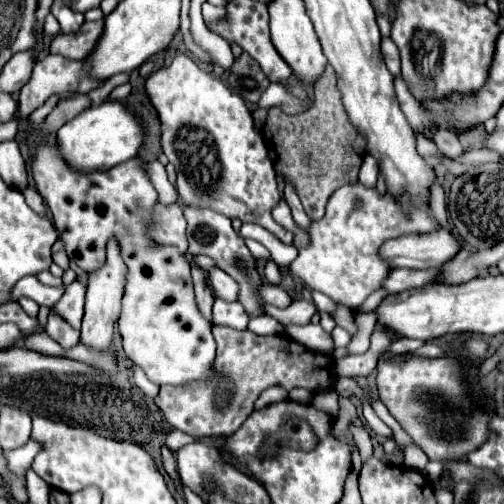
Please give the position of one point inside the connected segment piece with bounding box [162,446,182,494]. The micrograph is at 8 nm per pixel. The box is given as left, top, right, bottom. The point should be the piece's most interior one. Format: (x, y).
(168, 458)

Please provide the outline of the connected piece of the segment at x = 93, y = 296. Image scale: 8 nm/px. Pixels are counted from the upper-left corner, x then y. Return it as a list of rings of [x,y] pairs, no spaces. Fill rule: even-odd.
[[[116,240],[108,242],[108,258],[106,264],[90,274],[88,290],[86,290],[86,310],[80,330],[80,342],[92,350],[106,352],[112,346],[112,334],[114,334],[114,322],[120,316],[120,300],[124,294],[124,278],[126,278],[126,266],[120,258],[120,248]]]

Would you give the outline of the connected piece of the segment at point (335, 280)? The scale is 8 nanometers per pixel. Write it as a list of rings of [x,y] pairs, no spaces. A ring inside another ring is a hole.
[[[360,182],[352,186],[348,184],[330,196],[324,218],[306,228],[310,244],[298,250],[298,258],[290,264],[288,272],[306,282],[312,290],[330,296],[336,304],[358,310],[372,292],[382,288],[390,272],[390,264],[378,256],[380,246],[392,238],[426,234],[436,228],[438,222],[432,218],[428,198],[424,194],[416,198],[400,196],[392,200],[390,194],[380,196],[376,188],[366,188]]]

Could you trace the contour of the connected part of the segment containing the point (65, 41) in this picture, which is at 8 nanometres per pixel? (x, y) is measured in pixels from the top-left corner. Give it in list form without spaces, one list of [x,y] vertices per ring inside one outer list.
[[[104,18],[96,22],[84,22],[84,26],[74,34],[60,34],[54,38],[50,52],[64,54],[66,58],[88,58],[96,48],[104,30]]]

